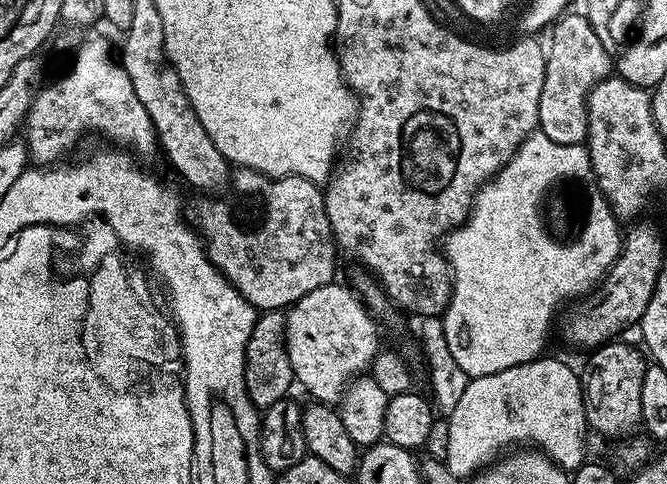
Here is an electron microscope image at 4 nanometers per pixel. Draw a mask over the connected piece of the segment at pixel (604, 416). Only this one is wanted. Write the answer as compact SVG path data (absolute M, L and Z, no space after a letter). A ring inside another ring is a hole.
M609 342L601 344L582 367L584 385L584 413L589 429L600 436L628 438L635 428L641 427L642 380L646 367L646 356L635 344ZM620 343L620 344L616 344Z

